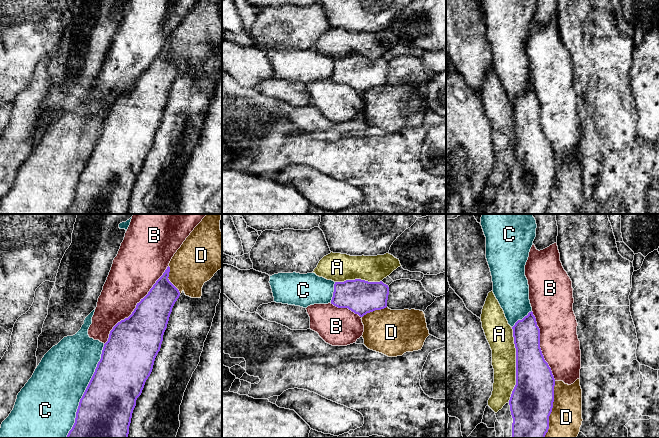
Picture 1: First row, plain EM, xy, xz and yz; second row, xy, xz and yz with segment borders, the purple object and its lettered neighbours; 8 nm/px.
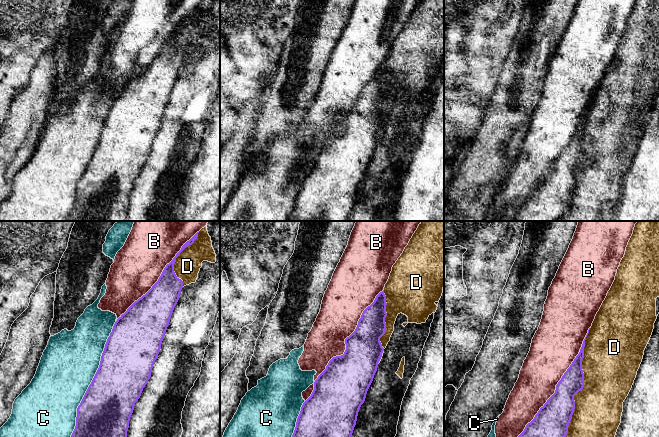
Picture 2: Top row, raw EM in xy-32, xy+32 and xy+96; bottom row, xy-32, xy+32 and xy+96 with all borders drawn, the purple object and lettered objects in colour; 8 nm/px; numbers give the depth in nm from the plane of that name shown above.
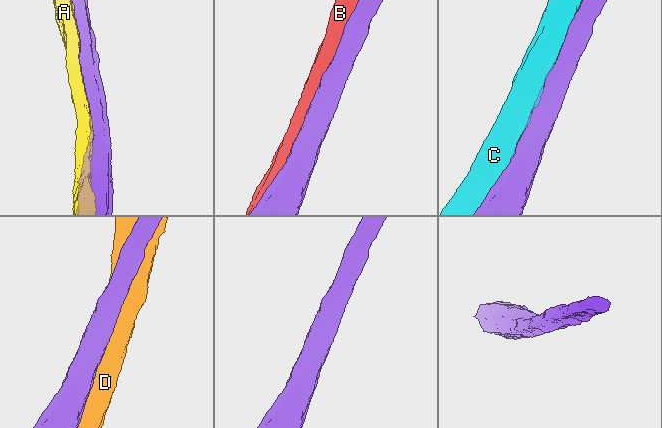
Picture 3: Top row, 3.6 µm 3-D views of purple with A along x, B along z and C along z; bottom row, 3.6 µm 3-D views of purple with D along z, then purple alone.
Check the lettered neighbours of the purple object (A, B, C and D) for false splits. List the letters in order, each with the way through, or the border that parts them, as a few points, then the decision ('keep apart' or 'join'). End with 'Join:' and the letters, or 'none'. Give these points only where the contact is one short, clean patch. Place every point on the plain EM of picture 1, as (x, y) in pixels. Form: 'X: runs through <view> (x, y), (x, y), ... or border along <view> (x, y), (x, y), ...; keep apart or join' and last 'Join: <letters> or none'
A: keep apart
B: keep apart
C: keep apart
D: keep apart
Join: none

